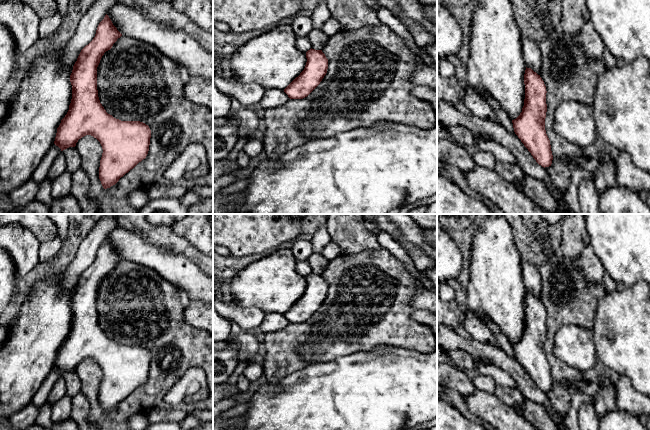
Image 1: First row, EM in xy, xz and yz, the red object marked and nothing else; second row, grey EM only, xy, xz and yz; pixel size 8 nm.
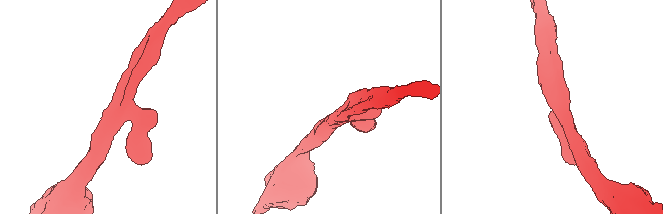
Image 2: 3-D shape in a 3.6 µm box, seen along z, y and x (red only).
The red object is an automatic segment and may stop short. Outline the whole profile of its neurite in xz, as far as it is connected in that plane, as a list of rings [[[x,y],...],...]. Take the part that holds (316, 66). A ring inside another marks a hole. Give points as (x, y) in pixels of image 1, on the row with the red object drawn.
[[[291,24],[277,25],[242,44],[229,60],[235,79],[240,83],[257,83],[264,89],[282,89],[290,99],[307,97],[327,73],[328,59],[322,50],[306,53],[296,47],[296,36]]]

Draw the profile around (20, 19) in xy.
[[[19,0],[0,2],[0,25],[5,26],[16,43],[17,55],[31,48],[39,39],[40,17]]]

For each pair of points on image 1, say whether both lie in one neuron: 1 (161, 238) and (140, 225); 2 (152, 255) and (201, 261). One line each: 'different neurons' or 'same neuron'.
1: same neuron
2: different neurons

